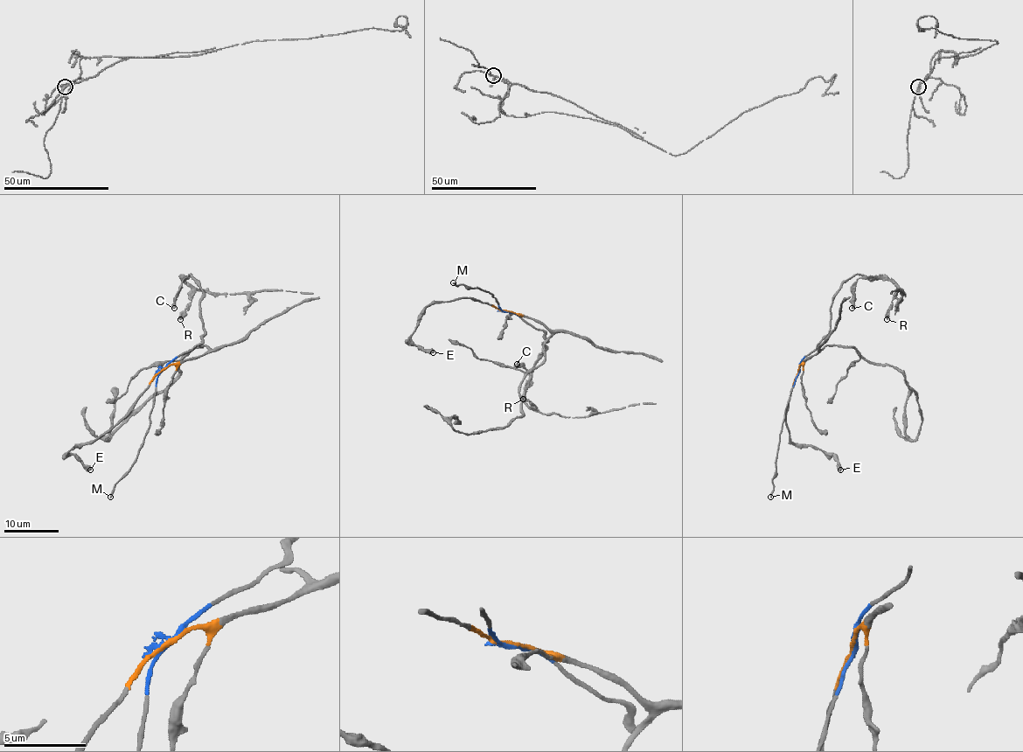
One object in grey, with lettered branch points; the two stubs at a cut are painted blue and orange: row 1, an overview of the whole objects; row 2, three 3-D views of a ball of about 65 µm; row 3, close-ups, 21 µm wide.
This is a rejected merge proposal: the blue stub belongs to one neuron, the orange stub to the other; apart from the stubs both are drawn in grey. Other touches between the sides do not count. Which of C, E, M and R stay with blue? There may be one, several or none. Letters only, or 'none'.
C, M, R

